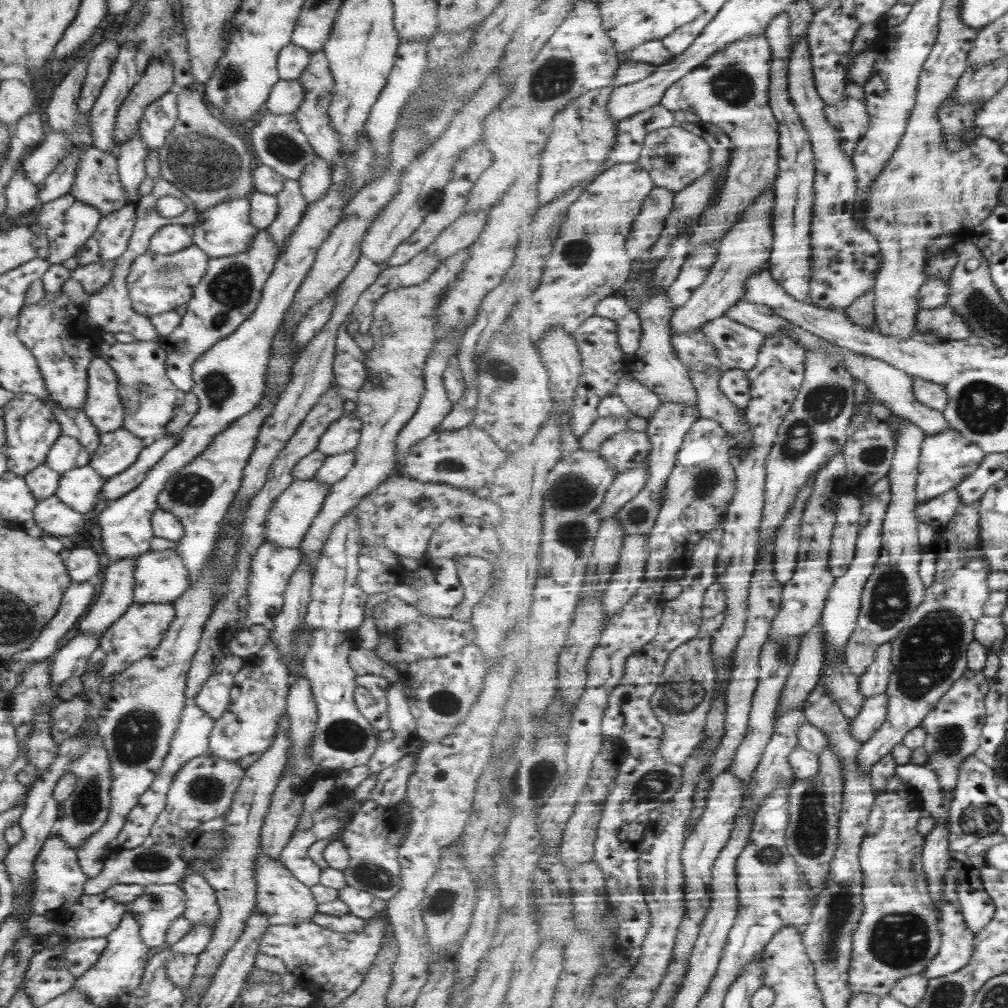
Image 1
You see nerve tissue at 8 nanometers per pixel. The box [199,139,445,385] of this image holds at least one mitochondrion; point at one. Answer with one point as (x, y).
(229, 290)

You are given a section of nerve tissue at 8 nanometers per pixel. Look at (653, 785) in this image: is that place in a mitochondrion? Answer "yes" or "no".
yes

